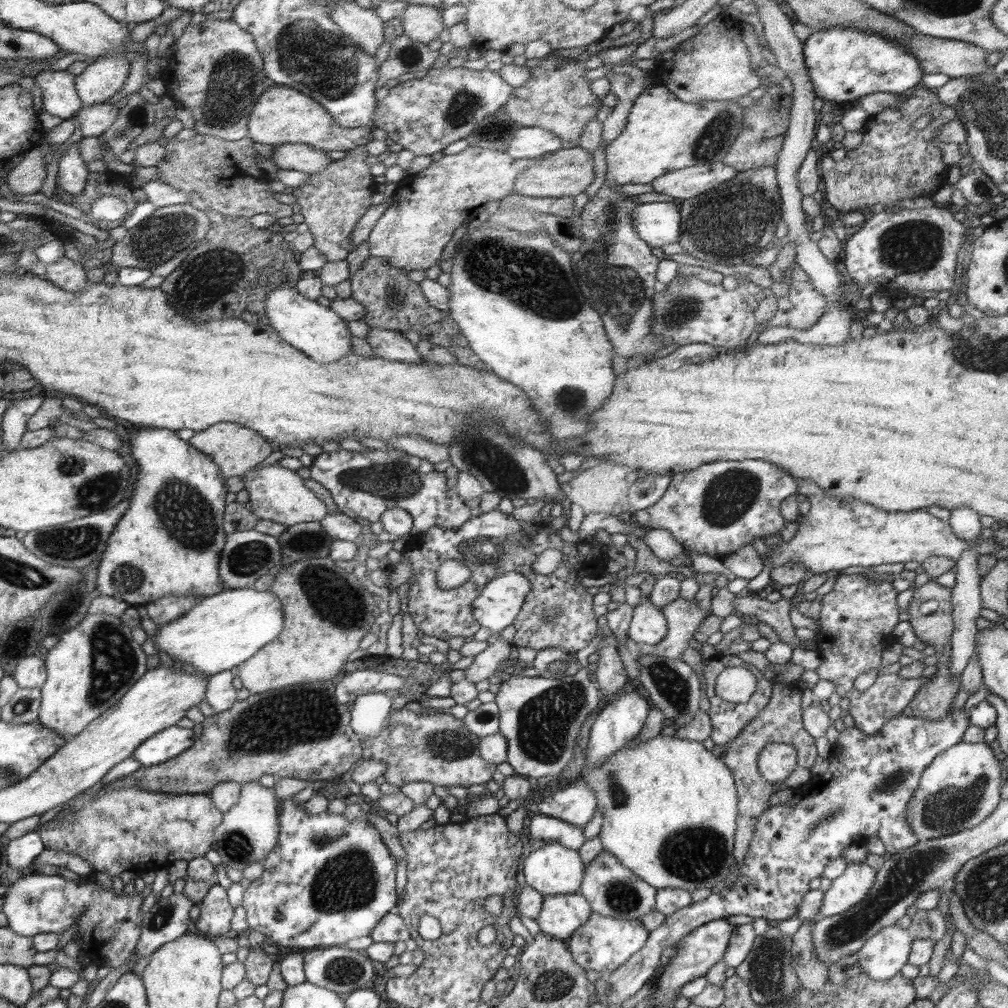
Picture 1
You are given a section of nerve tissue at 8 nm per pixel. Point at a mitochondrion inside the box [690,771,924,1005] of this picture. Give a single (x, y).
(767, 971)

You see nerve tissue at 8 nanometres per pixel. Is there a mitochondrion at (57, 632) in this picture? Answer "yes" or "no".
no

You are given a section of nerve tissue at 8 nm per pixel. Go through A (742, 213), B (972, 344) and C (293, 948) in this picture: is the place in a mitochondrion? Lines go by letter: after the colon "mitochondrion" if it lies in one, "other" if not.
A: mitochondrion
B: mitochondrion
C: other

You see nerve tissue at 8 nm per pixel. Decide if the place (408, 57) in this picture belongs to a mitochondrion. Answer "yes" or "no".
yes

